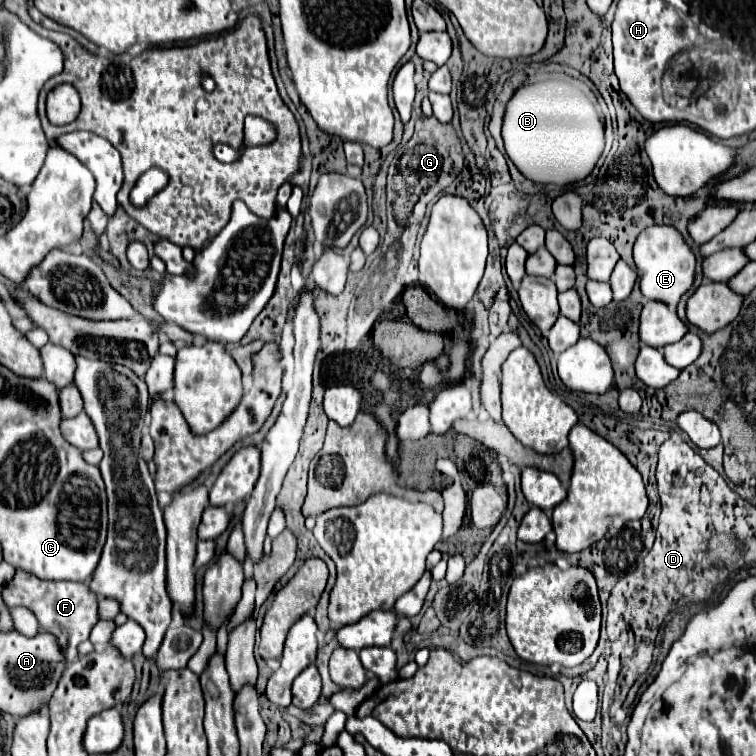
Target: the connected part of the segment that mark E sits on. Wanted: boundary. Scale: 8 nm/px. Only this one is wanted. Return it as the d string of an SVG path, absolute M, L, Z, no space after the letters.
M666 224L648 226L634 244L634 262L638 268L640 290L648 300L662 300L664 304L676 308L680 298L694 284L696 254L674 226L666 226Z

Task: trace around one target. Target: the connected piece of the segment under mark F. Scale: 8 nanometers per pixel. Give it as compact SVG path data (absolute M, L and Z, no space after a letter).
M16 570L14 578L4 584L2 590L4 604L8 608L24 606L34 612L40 622L40 630L48 632L56 638L58 646L64 652L66 664L70 664L78 656L78 644L90 636L92 626L98 622L98 598L86 588L86 584L70 582L70 580L40 580L26 570Z

